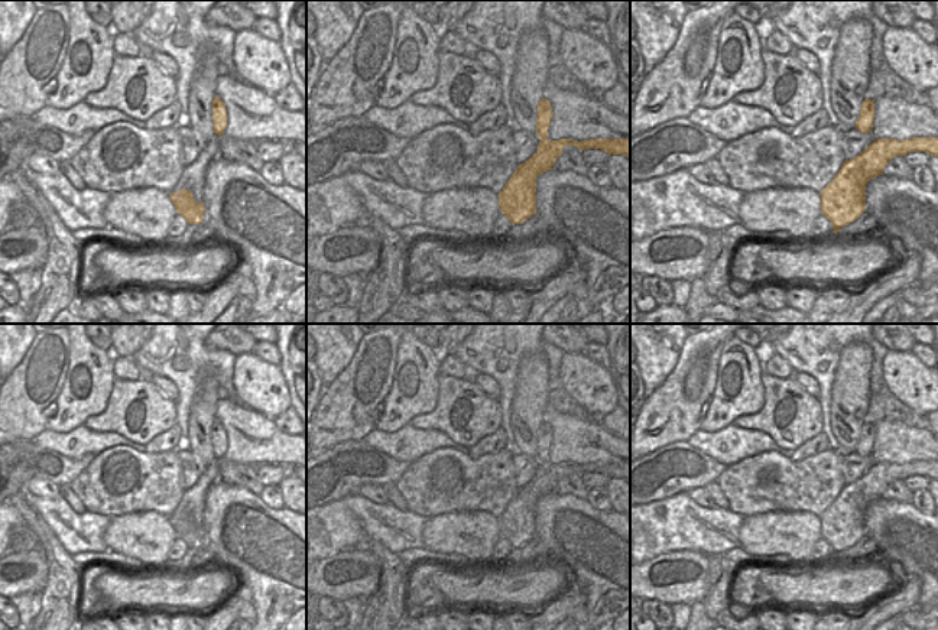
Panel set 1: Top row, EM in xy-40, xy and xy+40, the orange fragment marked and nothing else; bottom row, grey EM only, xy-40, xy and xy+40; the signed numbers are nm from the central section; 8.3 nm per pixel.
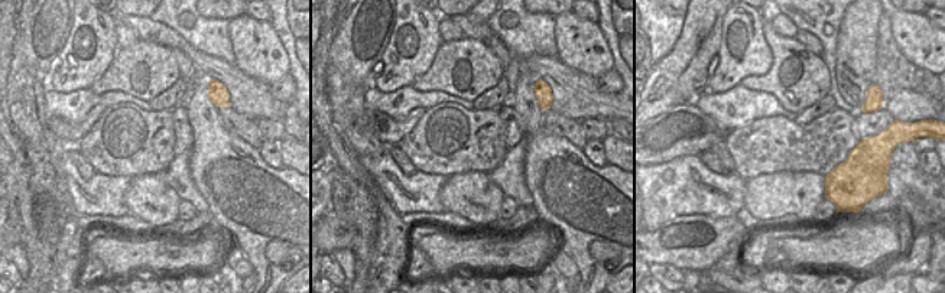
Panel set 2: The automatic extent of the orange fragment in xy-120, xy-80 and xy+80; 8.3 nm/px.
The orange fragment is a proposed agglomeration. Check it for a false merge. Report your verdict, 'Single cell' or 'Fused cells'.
Fused cells

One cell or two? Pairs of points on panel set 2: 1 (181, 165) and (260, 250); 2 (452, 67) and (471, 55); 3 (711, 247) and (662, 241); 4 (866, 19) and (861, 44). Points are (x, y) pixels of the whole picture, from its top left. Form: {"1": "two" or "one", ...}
{"1": "two", "2": "one", "3": "one", "4": "one"}

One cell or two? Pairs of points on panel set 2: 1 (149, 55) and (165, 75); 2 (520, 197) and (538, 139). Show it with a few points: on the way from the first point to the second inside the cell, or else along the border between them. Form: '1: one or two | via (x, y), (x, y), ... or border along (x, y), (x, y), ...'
1: one | via (149, 59), (161, 71)
2: two | border along (525, 149), (525, 185), (532, 205)

